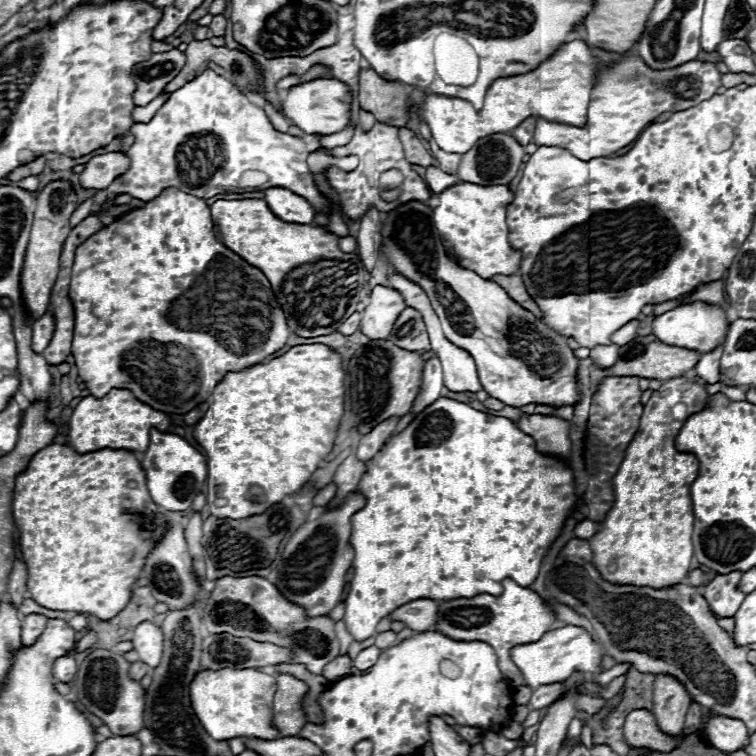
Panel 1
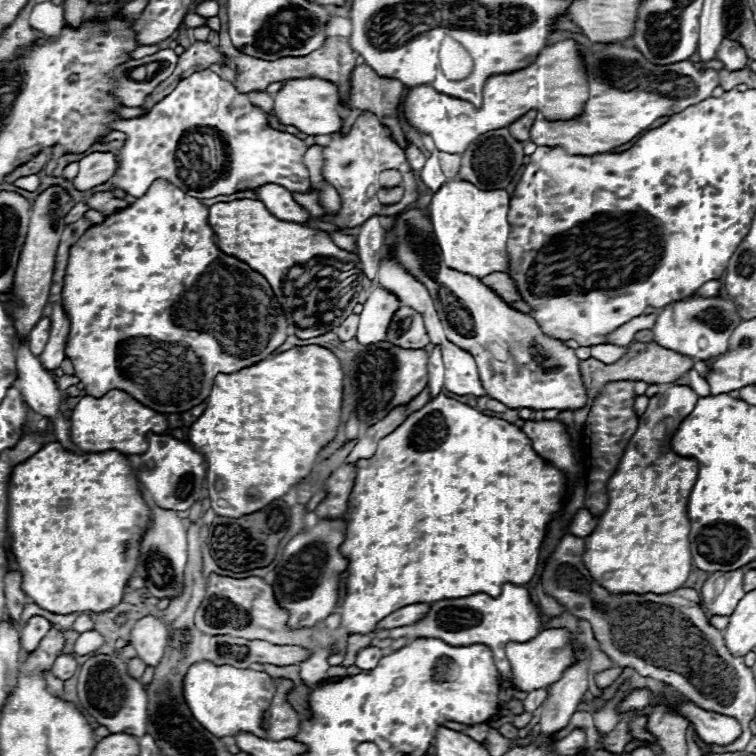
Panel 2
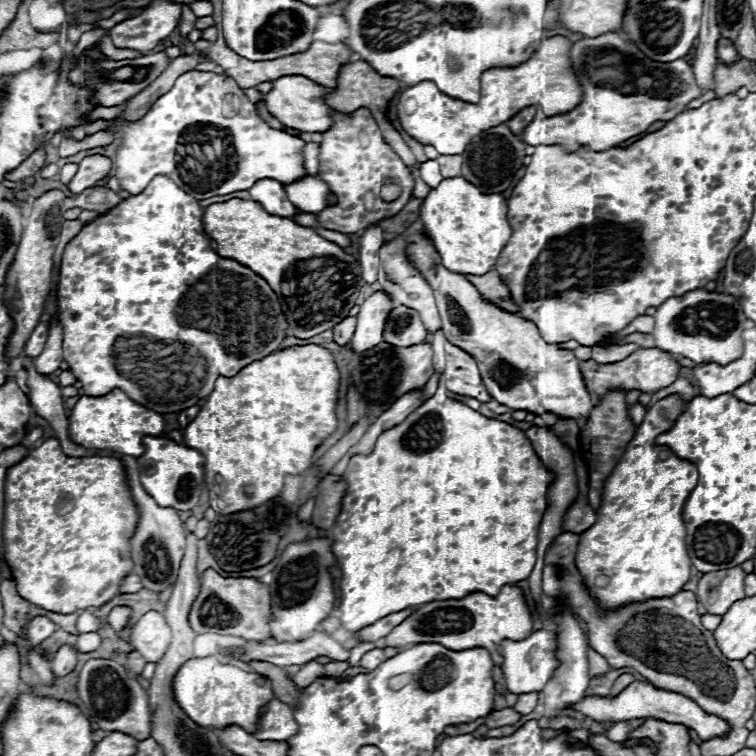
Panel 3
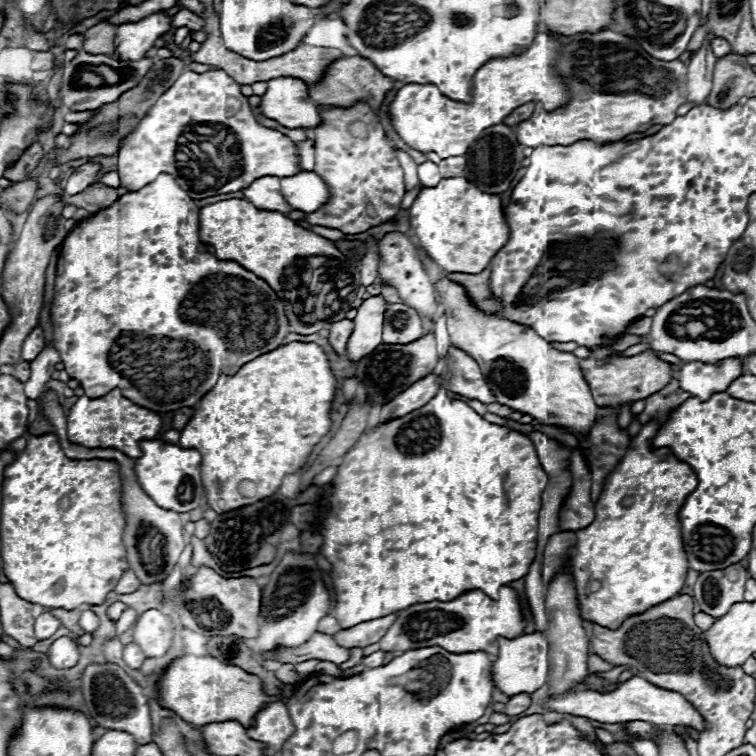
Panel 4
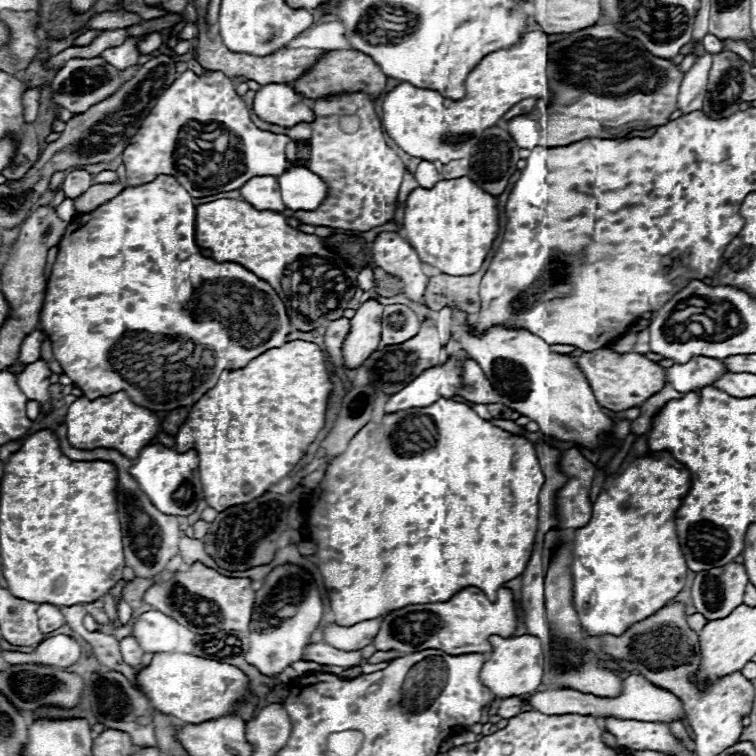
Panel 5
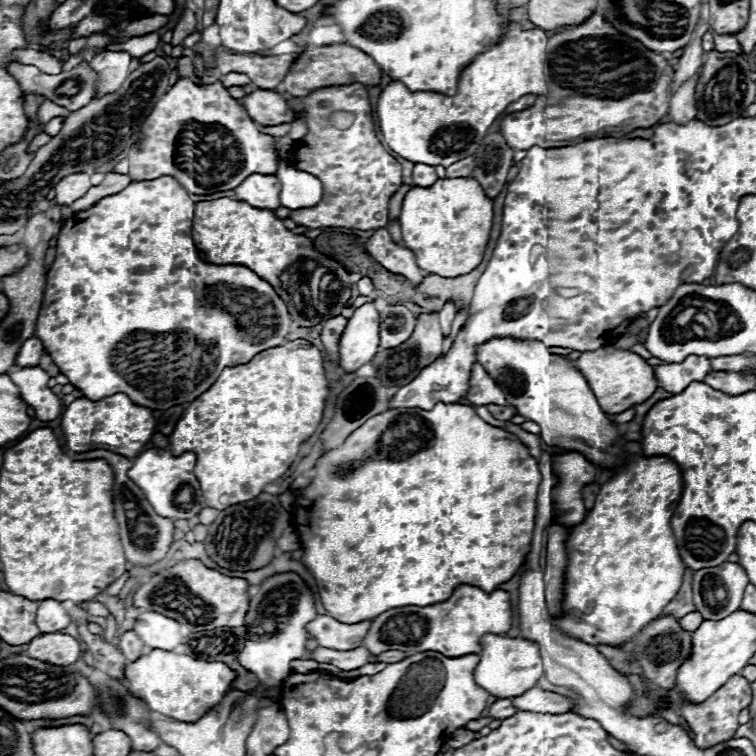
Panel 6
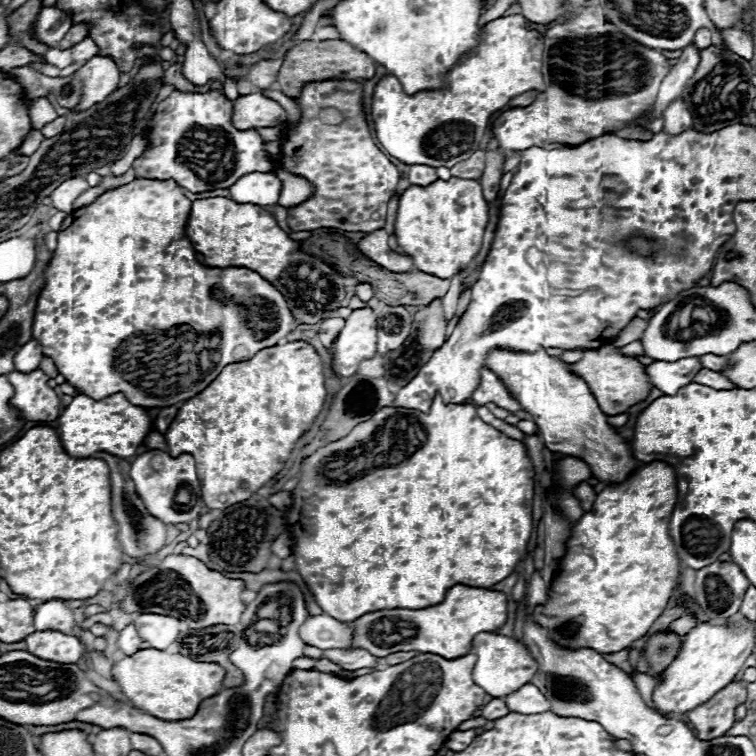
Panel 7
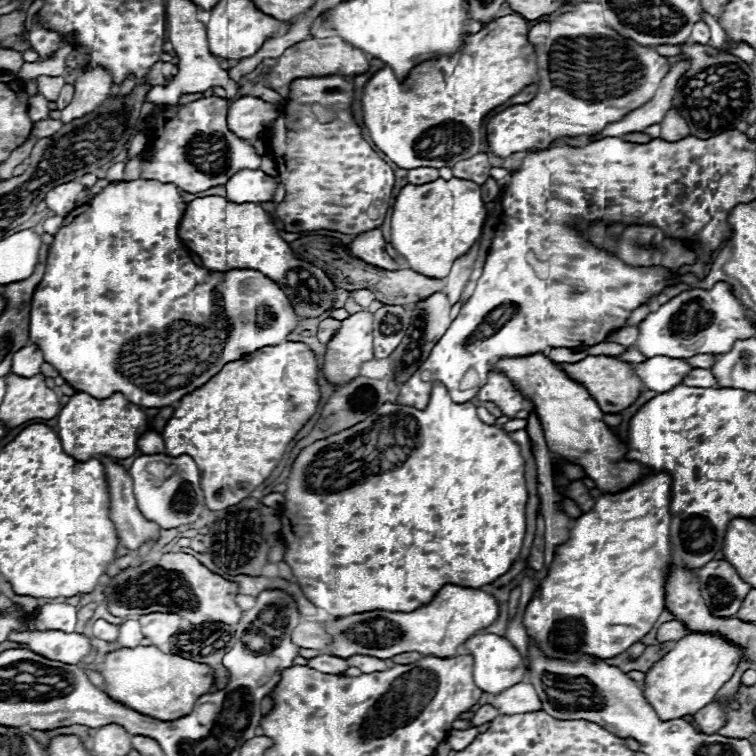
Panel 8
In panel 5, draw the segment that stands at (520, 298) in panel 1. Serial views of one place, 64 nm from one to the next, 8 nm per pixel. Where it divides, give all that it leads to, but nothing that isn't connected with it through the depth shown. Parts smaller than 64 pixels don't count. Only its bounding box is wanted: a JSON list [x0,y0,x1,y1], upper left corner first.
[426,262,488,316]

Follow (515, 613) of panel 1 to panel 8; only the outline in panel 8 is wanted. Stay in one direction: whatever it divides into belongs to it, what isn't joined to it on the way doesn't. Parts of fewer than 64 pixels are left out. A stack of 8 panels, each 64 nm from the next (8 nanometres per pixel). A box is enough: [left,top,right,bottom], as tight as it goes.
[324,584,500,660]

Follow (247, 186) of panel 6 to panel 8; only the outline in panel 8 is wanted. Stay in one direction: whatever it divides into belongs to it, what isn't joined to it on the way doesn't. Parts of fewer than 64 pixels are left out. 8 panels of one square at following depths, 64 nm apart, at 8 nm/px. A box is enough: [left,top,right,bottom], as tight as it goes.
[226,170,278,204]

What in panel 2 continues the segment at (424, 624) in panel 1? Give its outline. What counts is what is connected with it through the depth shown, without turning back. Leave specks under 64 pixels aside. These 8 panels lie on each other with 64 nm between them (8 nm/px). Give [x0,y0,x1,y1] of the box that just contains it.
[378,602,430,628]

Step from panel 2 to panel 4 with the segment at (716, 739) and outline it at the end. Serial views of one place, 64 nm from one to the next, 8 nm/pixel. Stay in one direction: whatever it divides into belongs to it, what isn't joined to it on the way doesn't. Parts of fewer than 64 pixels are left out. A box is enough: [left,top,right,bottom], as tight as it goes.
[544,676,706,732]

